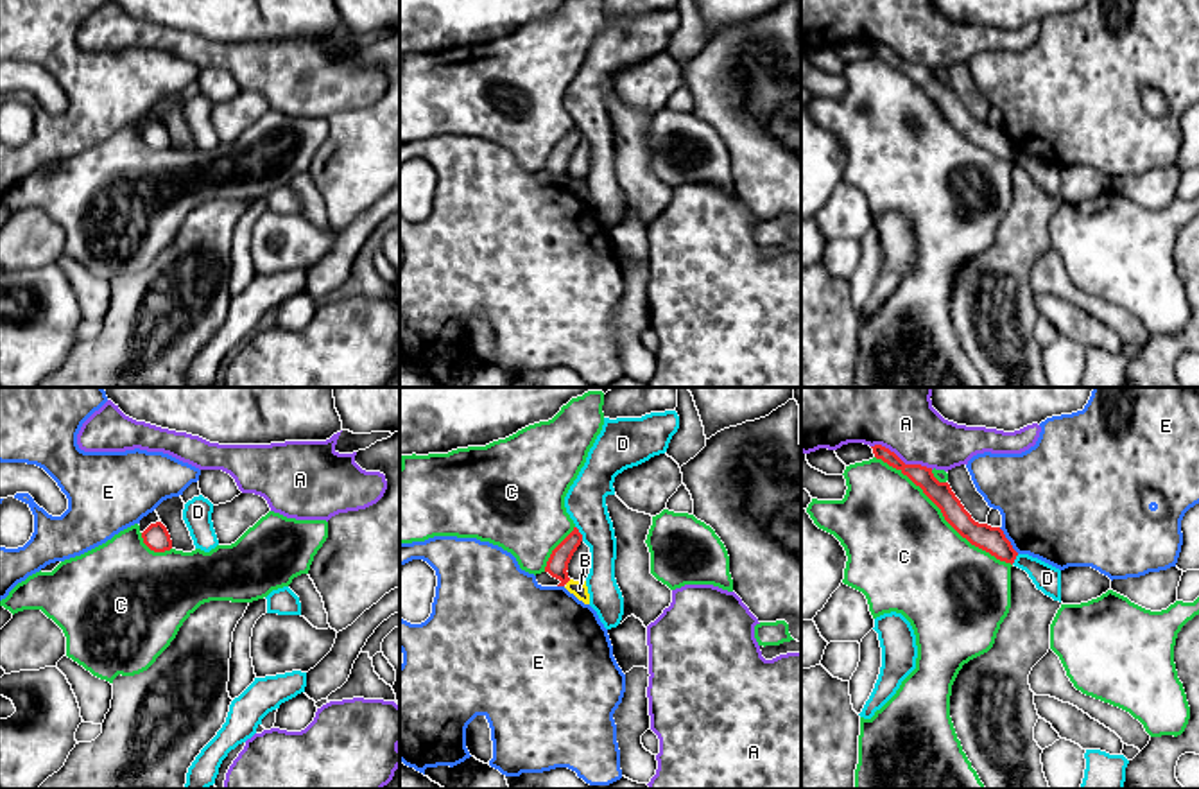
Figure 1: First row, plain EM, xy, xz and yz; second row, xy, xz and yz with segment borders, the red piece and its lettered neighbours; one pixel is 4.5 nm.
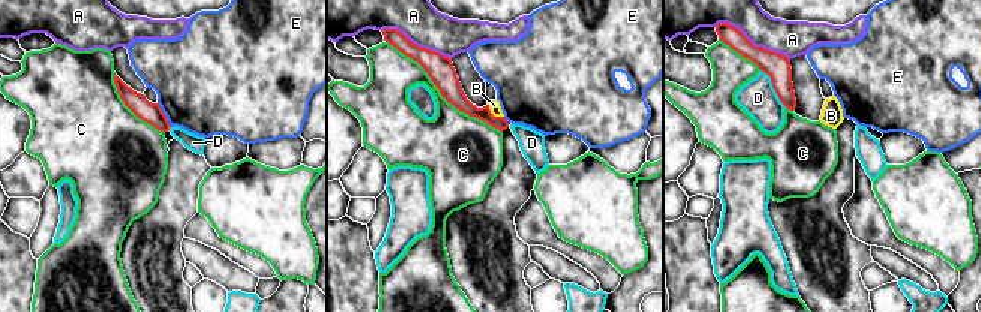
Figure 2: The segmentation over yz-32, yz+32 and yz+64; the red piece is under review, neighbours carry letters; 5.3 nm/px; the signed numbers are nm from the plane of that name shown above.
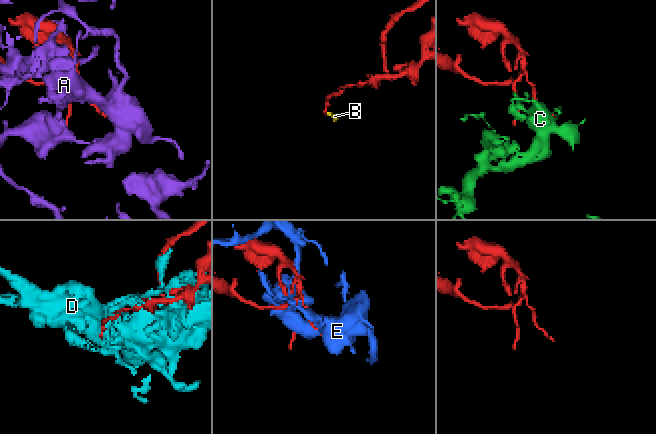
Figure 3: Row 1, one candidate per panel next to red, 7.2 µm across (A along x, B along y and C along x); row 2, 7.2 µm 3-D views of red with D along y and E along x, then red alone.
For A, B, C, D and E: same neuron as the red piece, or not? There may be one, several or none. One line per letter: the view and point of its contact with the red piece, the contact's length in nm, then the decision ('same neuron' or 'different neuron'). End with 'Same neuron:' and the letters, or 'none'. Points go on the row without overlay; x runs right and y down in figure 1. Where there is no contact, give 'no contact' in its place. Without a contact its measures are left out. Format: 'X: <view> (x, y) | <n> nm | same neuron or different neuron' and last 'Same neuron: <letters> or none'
A: yz (900, 58) | 300 nm | different neuron
B: xz (567, 180) | 40 nm | different neuron
C: yz (943, 113) | 800 nm | different neuron
D: xz (579, 131) | 80 nm | different neuron
E: yz (1008, 138) | 150 nm | different neuron
Same neuron: none

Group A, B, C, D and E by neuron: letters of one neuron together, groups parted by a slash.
A / B / C / D / E

